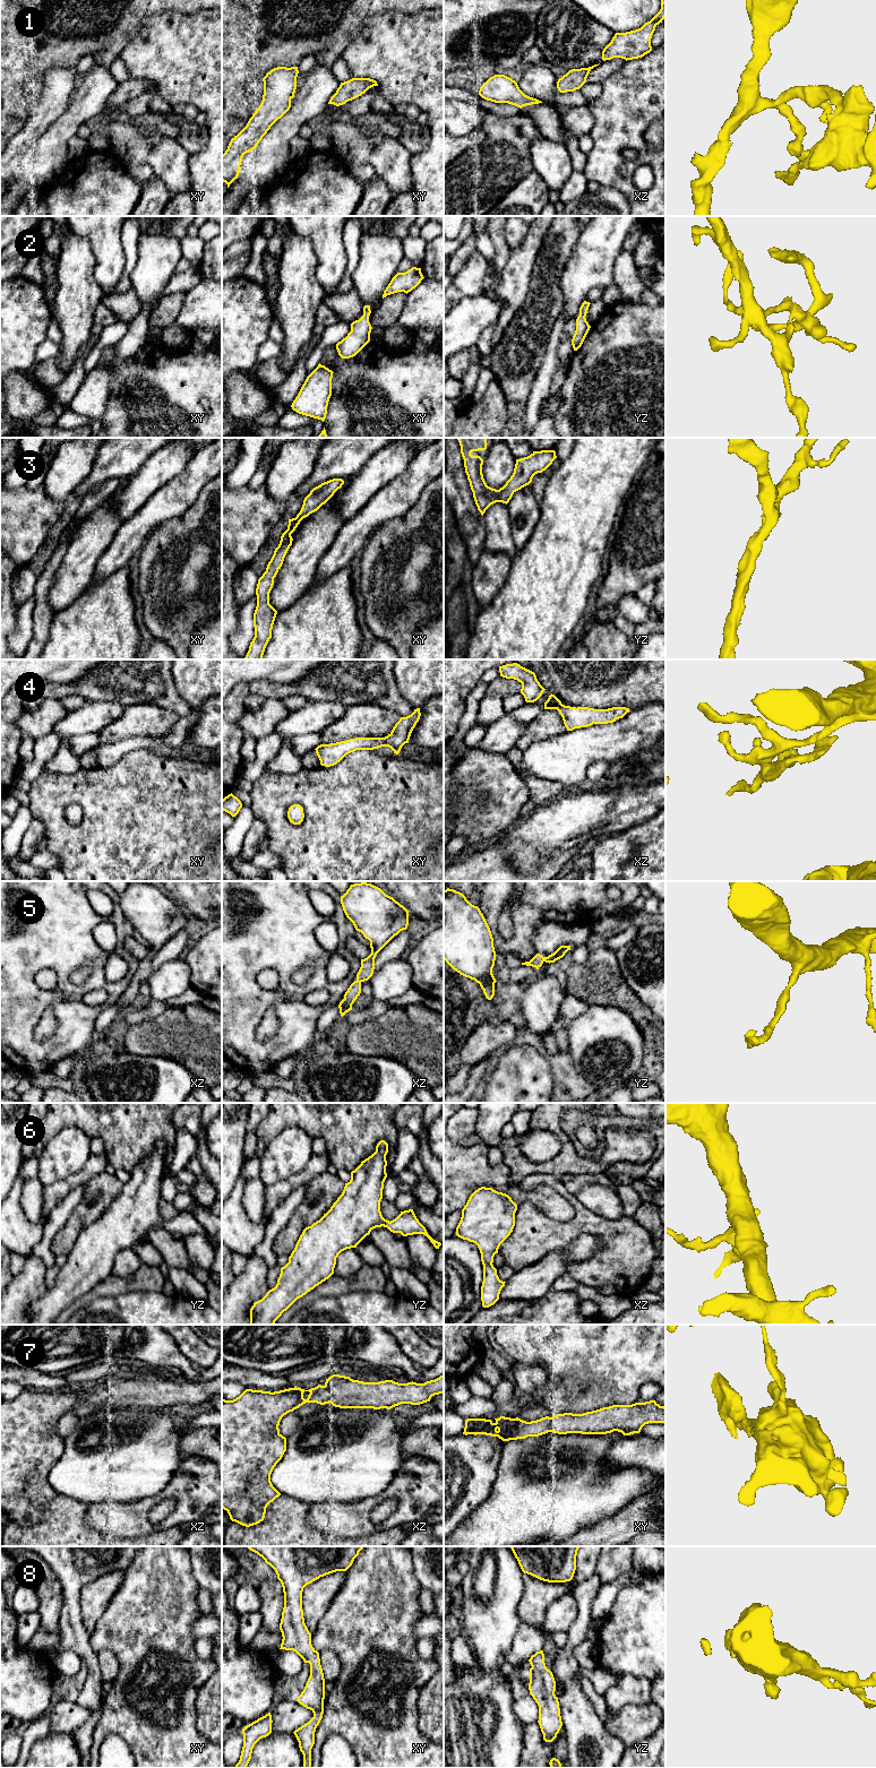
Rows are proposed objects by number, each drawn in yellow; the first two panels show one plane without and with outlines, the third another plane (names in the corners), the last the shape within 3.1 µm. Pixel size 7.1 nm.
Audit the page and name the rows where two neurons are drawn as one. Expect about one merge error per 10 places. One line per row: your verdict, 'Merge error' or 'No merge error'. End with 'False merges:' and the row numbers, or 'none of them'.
1: No merge error
2: No merge error
3: No merge error
4: No merge error
5: No merge error
6: No merge error
7: No merge error
8: No merge error
False merges: none of them

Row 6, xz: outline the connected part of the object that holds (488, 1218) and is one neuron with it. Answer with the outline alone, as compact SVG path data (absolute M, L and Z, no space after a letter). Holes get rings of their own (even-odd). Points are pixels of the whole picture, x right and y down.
M486 1187L475 1190L462 1209L456 1235L475 1243L480 1250L483 1265L483 1308L493 1305L505 1286L506 1282L499 1279L492 1262L500 1244L513 1232L516 1210L517 1205L508 1195Z

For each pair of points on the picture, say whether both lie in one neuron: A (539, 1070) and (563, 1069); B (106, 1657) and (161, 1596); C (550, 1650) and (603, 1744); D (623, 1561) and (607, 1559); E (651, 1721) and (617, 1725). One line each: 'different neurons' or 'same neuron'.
A: different neurons
B: different neurons
C: different neurons
D: same neuron
E: same neuron

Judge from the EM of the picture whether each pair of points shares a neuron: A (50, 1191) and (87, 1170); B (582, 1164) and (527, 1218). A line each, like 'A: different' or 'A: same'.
A: same
B: different

